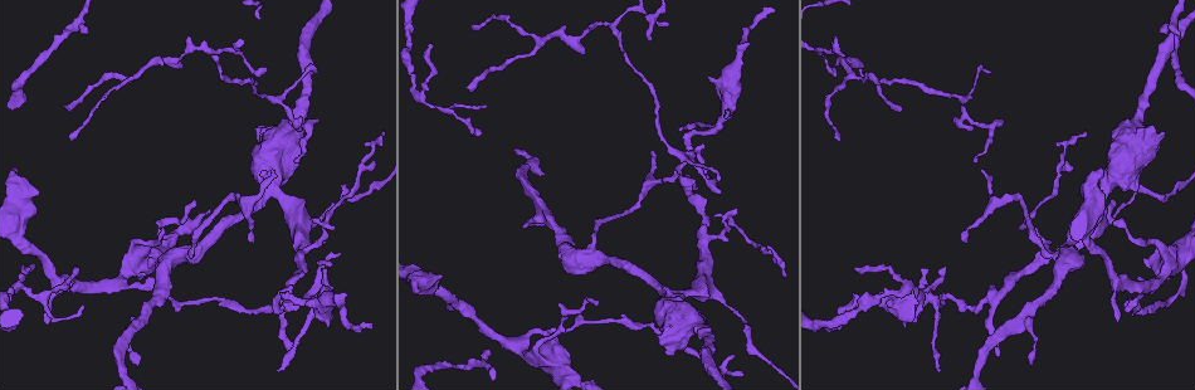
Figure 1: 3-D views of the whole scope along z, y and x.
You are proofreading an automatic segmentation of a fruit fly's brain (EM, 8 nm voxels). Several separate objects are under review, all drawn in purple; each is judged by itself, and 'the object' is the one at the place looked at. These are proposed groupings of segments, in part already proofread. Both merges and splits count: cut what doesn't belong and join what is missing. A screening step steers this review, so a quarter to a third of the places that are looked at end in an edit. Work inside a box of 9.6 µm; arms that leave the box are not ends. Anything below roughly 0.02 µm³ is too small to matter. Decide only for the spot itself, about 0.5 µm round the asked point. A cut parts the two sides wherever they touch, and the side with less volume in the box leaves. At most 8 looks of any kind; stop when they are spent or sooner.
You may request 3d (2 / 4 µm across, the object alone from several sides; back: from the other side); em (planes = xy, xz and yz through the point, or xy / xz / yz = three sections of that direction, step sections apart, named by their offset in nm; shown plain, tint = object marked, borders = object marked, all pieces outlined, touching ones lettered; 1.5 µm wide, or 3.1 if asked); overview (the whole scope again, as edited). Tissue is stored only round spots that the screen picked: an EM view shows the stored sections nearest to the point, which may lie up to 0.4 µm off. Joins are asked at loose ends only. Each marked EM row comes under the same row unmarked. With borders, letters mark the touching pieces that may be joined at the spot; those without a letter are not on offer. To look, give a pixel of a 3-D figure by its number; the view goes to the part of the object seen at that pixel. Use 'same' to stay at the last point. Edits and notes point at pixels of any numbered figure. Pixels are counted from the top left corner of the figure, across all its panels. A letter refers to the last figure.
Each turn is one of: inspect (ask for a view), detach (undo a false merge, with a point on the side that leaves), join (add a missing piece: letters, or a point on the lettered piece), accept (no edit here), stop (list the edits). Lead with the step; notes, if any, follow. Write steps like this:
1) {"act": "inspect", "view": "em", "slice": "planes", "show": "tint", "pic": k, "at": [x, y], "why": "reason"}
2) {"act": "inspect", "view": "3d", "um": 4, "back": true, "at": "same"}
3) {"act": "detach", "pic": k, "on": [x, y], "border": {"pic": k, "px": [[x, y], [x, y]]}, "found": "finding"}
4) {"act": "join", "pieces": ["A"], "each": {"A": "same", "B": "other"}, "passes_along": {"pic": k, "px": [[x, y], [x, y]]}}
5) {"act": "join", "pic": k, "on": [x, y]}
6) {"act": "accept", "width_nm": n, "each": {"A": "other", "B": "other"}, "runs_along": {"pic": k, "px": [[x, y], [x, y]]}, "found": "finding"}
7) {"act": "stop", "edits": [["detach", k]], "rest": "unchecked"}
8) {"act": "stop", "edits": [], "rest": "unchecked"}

{"act": "inspect", "view": "3d", "um": 2, "pic": 1, "at": [983, 169], "why": "branch stops here"}

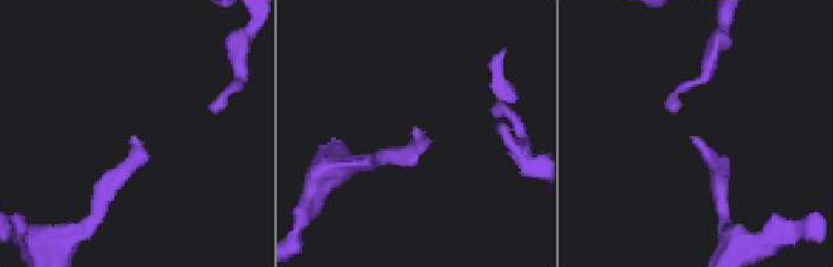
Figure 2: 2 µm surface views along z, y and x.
{"act": "inspect", "view": "em", "slice": "planes", "show": "borders", "pic": 2, "at": [422, 133], "why": "now the EM"}

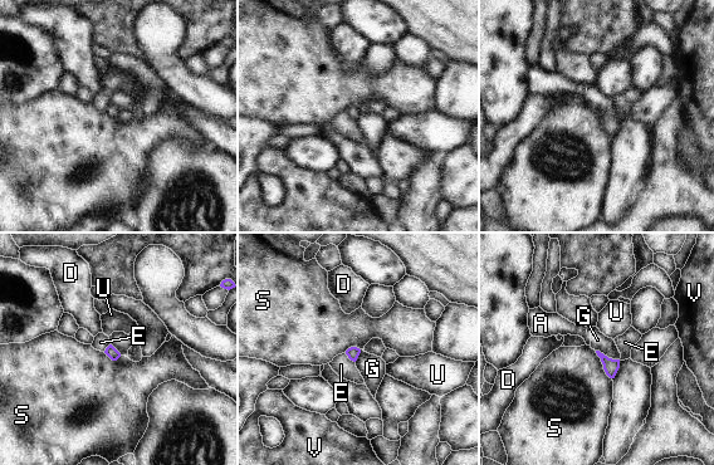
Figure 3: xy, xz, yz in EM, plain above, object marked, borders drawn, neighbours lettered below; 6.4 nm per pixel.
{"act": "accept", "each": {"A": "other", "D": "other", "E": "other", "G": "other", "S": "other", "U": "other", "V": "other"}, "border": {"pic": 3, "px": [[596, 350], [619, 360]]}, "found": "none of them fits"}

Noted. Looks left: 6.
{"act": "inspect", "view": "em", "slice": "planes", "show": "borders", "pic": 1, "at": [1071, 171], "why": "tapers out"}

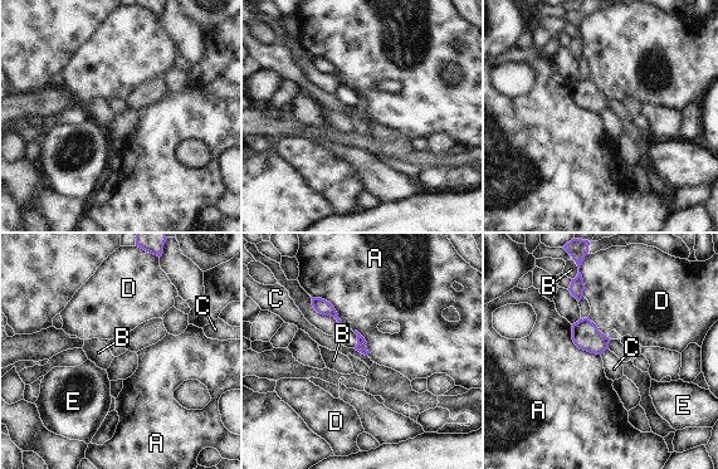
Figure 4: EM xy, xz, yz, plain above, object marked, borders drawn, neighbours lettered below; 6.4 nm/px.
{"act": "accept", "each": {"A": "other", "B": "other", "C": "other", "D": "other", "E": "other"}, "border": {"pic": 4, "px": [[353, 348], [367, 356]]}, "found": "none of them fits"}

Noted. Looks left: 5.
{"act": "inspect", "view": "em", "slice": "planes", "show": "borders", "pic": 1, "at": [720, 181], "why": "branch stops here"}

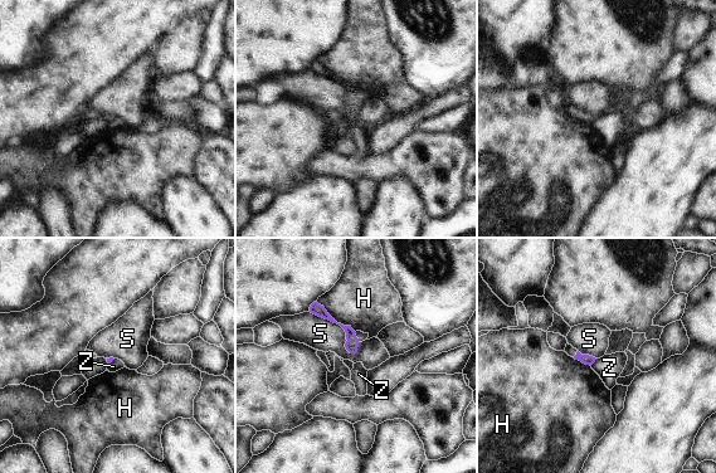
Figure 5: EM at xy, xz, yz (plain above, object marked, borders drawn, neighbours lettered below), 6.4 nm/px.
{"act": "accept", "each": {"H": "other", "S": "other", "Z": "other"}, "border": {"pic": 5, "px": [[308, 311], [358, 351]]}, "found": "no lettered piece goes on from it"}

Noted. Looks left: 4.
{"act": "inspect", "view": "3d", "um": 4, "back": true, "pic": 1, "at": [996, 355], "why": "branch stops here"}

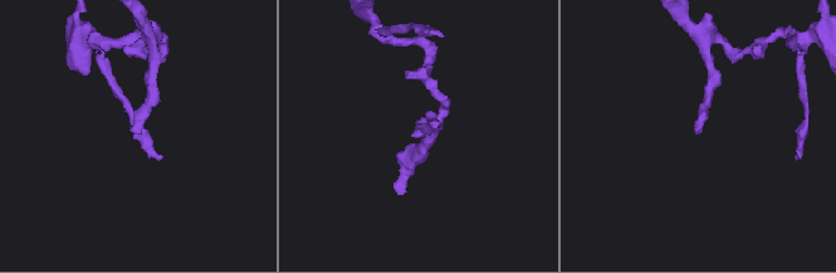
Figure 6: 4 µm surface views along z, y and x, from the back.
{"act": "inspect", "view": "em", "slice": "yz", "step": 4, "show": "borders", "pic": 6, "at": [138, 133]}

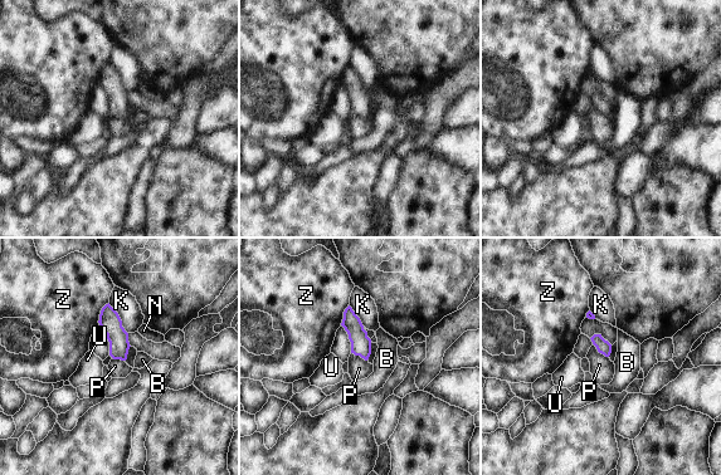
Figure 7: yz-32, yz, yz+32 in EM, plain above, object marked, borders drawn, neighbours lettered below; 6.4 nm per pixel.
{"act": "accept", "width_nm": 90, "each": {"B": "other", "K": "other", "N": "other", "P": "other", "U": "other", "Z": "other"}, "border": {"pic": 7, "px": [[593, 343], [599, 352], [608, 357]]}, "found": "no lettered piece goes on from it"}

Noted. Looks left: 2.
{"act": "stop", "edits": [], "rest": "unchecked"}

